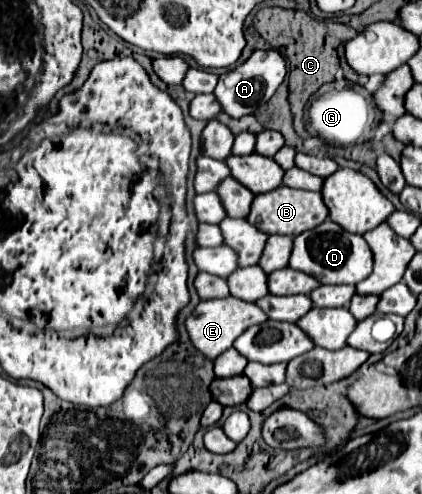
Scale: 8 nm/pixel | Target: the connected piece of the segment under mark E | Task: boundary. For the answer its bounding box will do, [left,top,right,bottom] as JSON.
[184,296,268,360]

